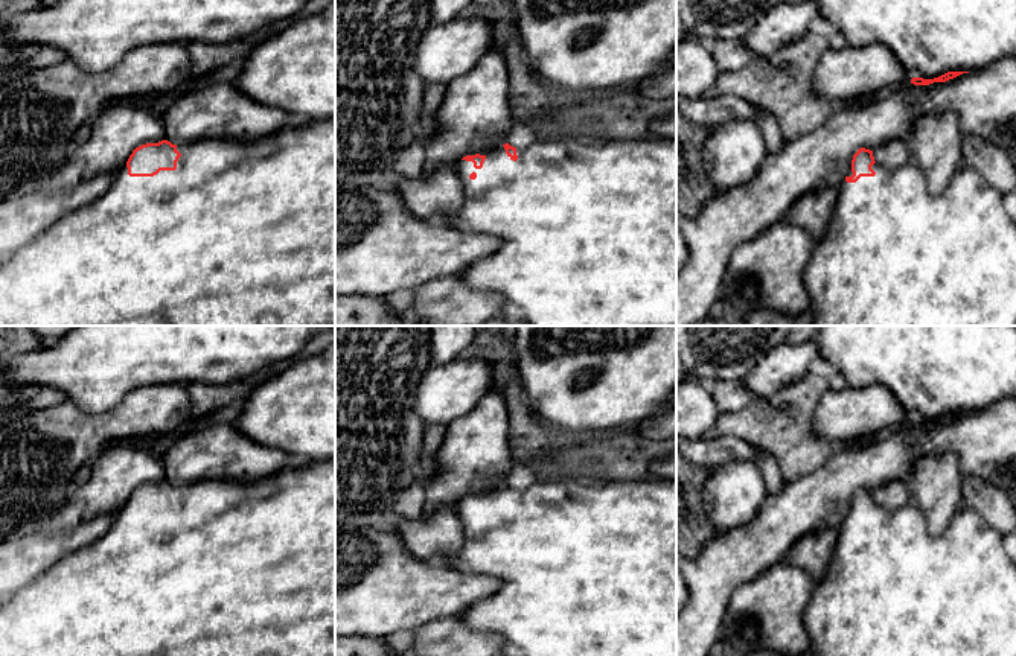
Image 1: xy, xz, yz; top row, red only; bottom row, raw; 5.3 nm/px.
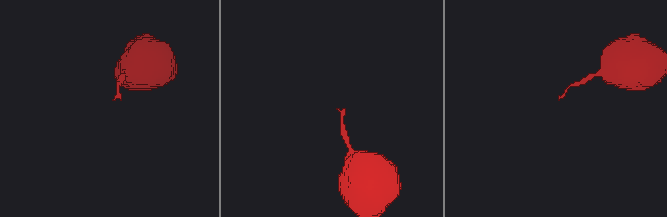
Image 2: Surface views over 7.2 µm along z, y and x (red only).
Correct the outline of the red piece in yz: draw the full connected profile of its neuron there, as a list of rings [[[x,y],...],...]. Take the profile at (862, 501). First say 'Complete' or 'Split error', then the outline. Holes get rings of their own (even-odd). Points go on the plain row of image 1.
Split error. [[[861,489],[853,496],[851,510],[838,528],[839,539],[826,578],[804,609],[804,626],[810,638],[812,656],[1016,656],[1016,562],[1005,553],[1004,536],[992,528],[975,510],[961,505],[949,527],[932,536],[926,517],[912,501],[899,510],[887,510],[874,502],[873,492]]]

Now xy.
Split error. [[[335,460],[288,466],[250,486],[200,481],[177,487],[161,481],[136,489],[101,539],[0,603],[0,656],[335,656]]]

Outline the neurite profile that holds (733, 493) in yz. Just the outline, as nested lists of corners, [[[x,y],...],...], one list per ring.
[[[748,460],[713,467],[702,486],[702,504],[716,533],[748,525],[766,496],[765,478]]]

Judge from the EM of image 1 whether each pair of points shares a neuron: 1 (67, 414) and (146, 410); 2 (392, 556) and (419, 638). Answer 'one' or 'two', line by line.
1: one
2: two

